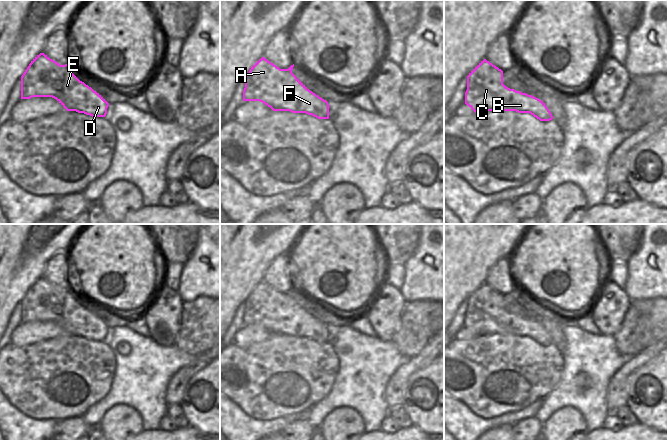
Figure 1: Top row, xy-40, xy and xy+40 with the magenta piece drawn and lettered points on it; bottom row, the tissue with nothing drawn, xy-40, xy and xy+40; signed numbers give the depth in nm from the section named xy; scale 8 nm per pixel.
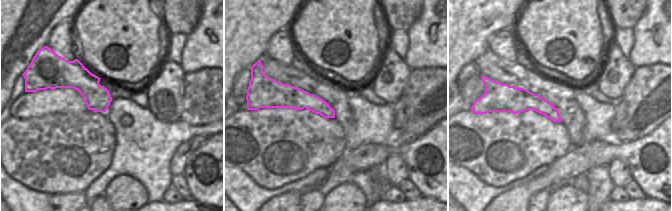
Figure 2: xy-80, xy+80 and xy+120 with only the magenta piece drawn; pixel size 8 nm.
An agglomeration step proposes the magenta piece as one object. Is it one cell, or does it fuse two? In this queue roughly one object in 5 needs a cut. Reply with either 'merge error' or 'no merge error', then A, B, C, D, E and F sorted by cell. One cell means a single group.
no merge error; groups A B C D E F

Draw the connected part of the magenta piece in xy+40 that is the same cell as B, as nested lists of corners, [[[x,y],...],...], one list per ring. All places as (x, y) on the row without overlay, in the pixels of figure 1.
[[[486,283],[481,285],[467,300],[465,328],[475,337],[482,335],[516,335],[518,337],[530,337],[540,345],[553,343],[551,336],[543,325],[532,319],[506,311],[503,308],[503,295]]]

